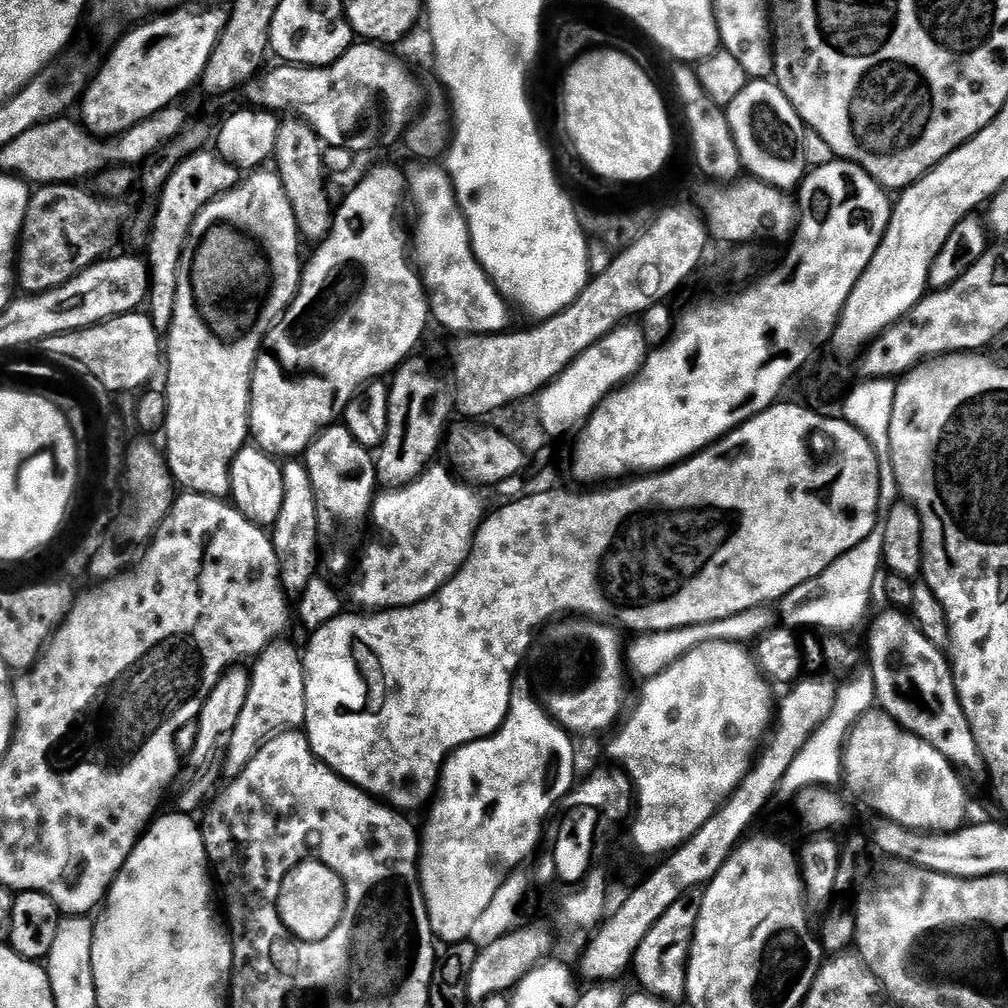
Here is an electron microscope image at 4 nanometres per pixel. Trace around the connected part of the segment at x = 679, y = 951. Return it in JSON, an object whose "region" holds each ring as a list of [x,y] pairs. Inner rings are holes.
{"region":[[[685,894],[680,897],[678,902],[674,902],[666,910],[666,914],[662,914],[662,918],[656,920],[656,924],[650,930],[650,934],[646,934],[646,938],[642,942],[642,946],[638,946],[636,958],[634,961],[634,973],[640,979],[639,987],[647,992],[650,996],[659,996],[665,1002],[671,1000],[683,1001],[688,994],[688,962],[692,955],[692,937],[696,935],[696,923],[698,922],[698,914],[700,913],[700,901],[691,895]]]}

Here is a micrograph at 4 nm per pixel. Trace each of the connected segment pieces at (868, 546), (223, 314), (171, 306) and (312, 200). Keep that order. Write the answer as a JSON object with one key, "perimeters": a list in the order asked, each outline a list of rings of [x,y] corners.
{"perimeters":[[[[877,526],[870,535],[862,538],[858,546],[846,550],[818,578],[807,580],[793,592],[788,593],[782,601],[782,607],[788,613],[785,620],[797,624],[800,628],[829,628],[832,632],[848,632],[856,628],[864,620],[868,607],[874,602],[872,587],[875,574],[882,569],[884,559],[884,530]]],[[[219,222],[213,223],[208,233],[200,240],[200,245],[196,248],[196,257],[192,260],[192,276],[190,276],[190,286],[198,286],[198,290],[204,290],[204,298],[212,300],[212,308],[220,314],[220,320],[226,320],[232,324],[232,330],[246,330],[254,326],[262,310],[266,310],[266,300],[272,298],[274,286],[276,286],[276,272],[274,264],[270,258],[268,248],[256,236],[252,230],[244,226],[228,226],[230,232],[222,232]]],[[[198,150],[180,160],[169,177],[162,191],[159,214],[154,220],[154,229],[150,239],[150,267],[148,307],[152,324],[157,332],[164,334],[173,327],[176,296],[180,284],[180,266],[182,264],[182,250],[190,234],[190,230],[198,216],[207,209],[217,196],[224,195],[235,188],[242,179],[241,169],[221,159],[217,153],[209,150]]],[[[300,118],[288,119],[292,120],[285,119],[277,131],[274,168],[280,174],[286,198],[290,198],[301,237],[305,241],[319,242],[327,236],[334,219],[334,206],[328,202],[328,194],[324,190],[326,148],[318,133],[307,122]]]]}

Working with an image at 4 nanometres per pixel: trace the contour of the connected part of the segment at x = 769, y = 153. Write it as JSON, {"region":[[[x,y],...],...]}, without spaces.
{"region":[[[749,79],[748,85],[726,105],[740,163],[755,179],[781,190],[792,190],[806,175],[804,168],[804,132],[806,125],[790,106],[790,98],[771,79]]]}

